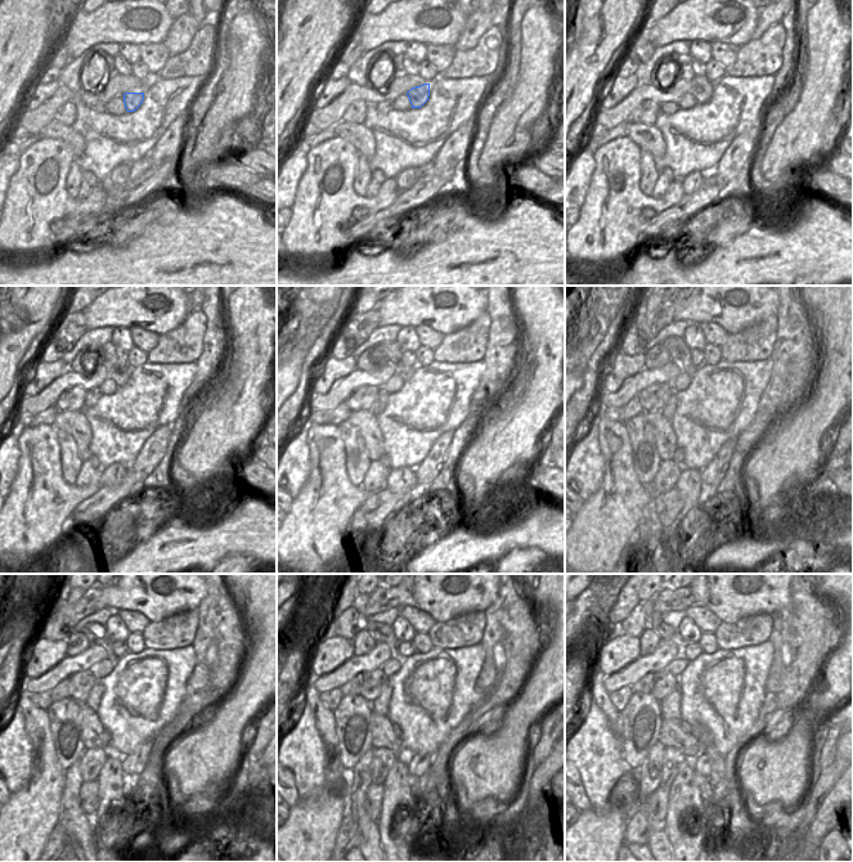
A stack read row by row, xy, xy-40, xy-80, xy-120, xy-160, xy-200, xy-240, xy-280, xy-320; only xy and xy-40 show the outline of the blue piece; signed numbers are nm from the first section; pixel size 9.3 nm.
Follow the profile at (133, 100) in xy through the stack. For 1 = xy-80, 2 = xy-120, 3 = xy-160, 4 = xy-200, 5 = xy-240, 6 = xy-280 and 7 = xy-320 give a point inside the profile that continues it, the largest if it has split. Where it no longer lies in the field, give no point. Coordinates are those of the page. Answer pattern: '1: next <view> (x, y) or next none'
1: next xy-80 (701, 88)
2: next xy-120 (119, 373)
3: next xy-160 (391, 351)
4: next xy-200 (674, 345)
5: next xy-240 (95, 633)
6: next xy-280 (382, 633)
7: next xy-320 (665, 632)

